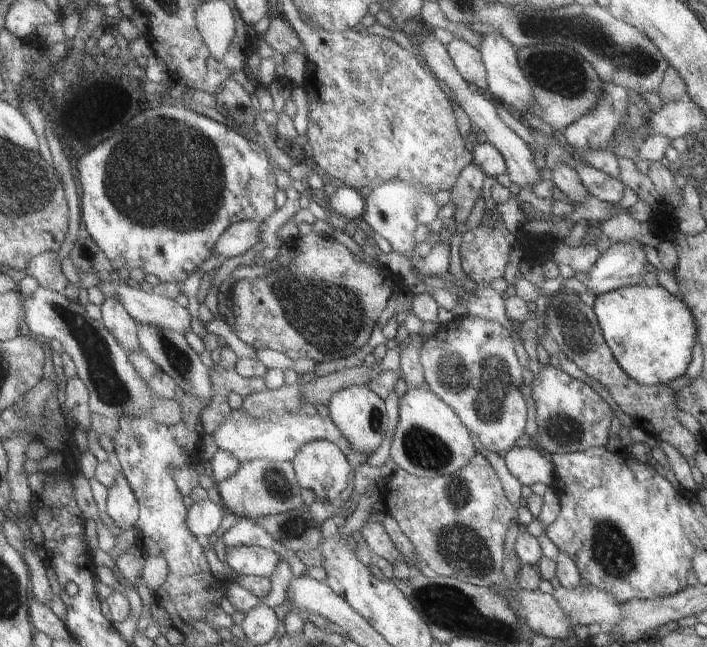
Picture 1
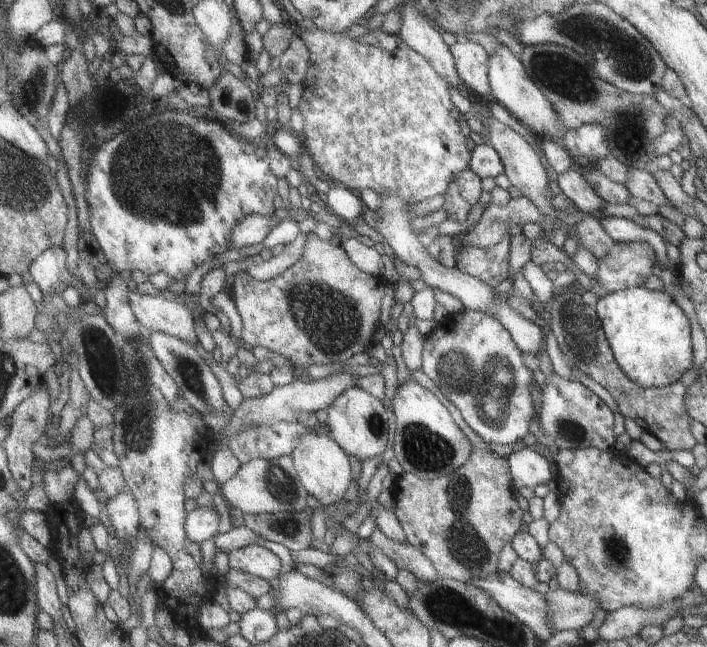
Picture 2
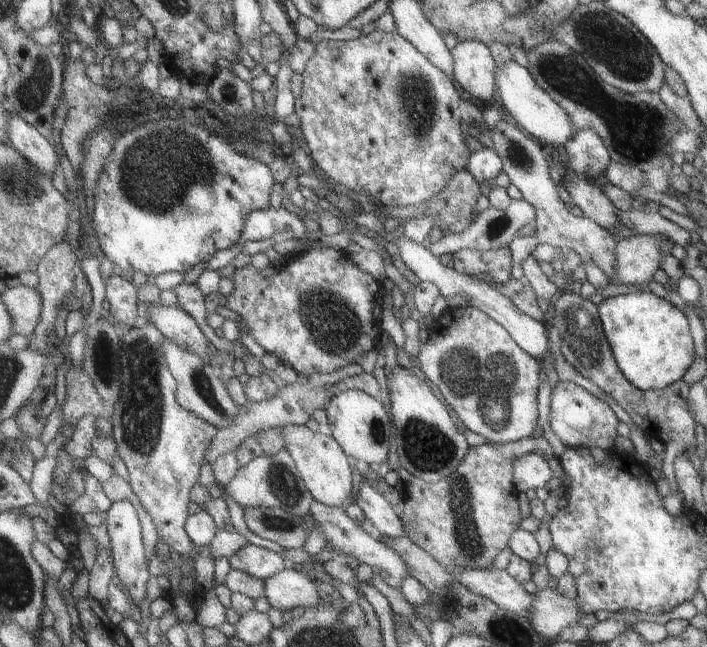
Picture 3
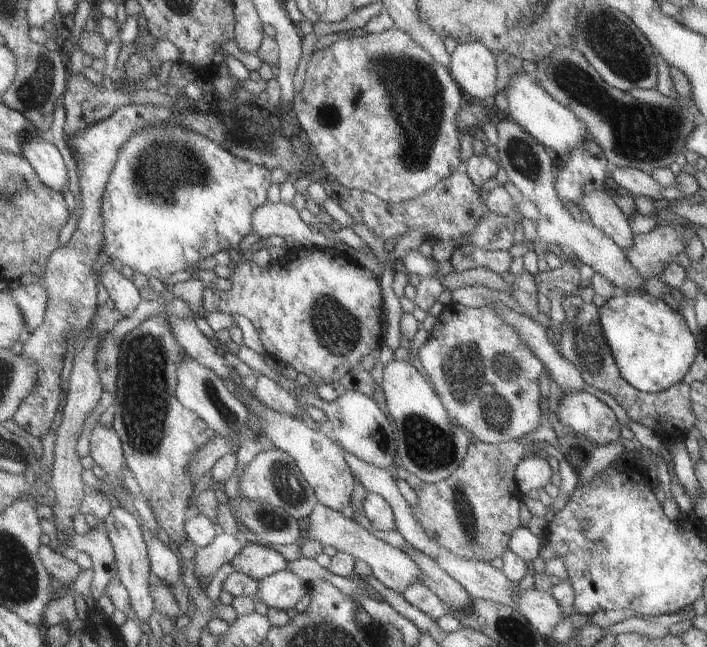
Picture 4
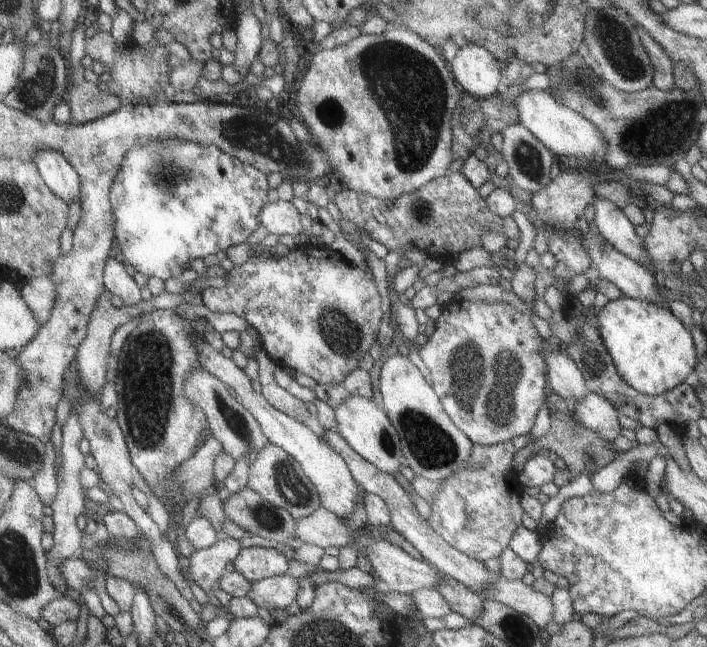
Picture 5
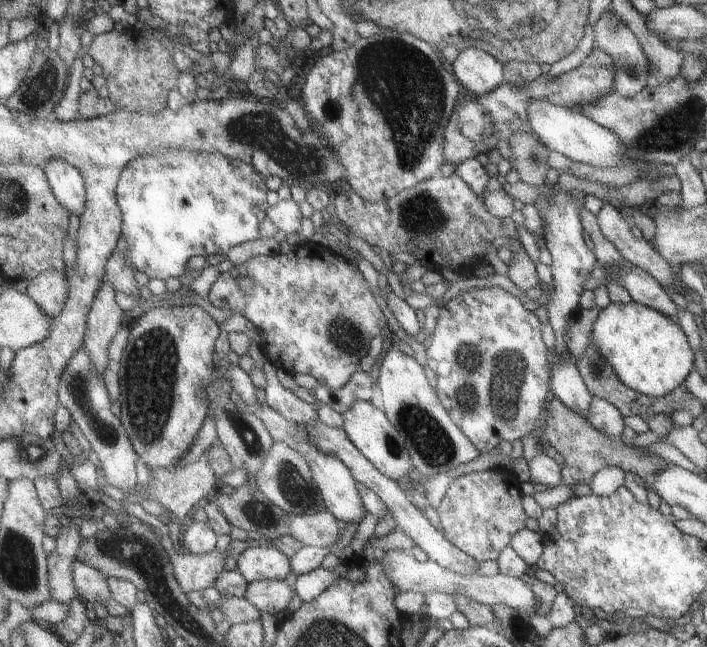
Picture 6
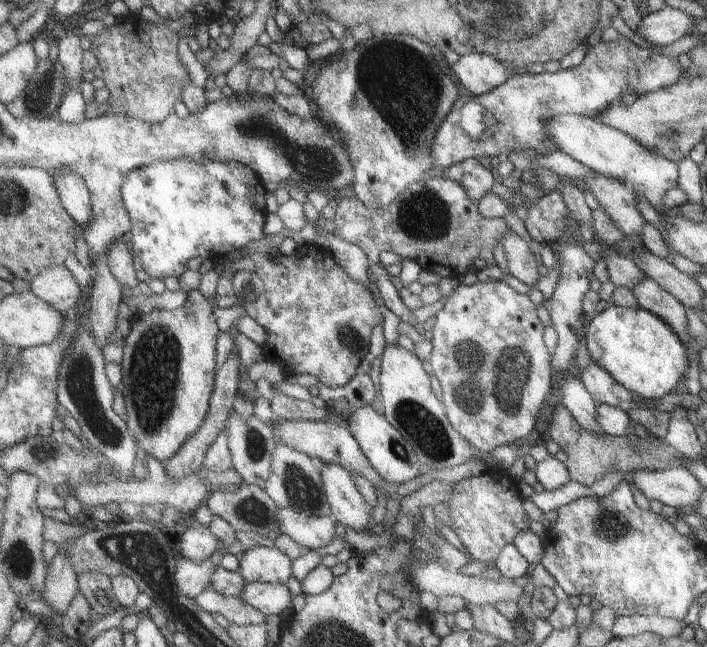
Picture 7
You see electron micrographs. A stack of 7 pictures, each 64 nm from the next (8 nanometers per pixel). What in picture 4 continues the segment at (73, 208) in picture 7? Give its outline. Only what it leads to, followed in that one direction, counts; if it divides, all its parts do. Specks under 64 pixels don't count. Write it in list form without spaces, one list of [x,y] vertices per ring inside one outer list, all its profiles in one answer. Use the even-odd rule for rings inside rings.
[[[27,131],[22,143],[22,156],[36,169],[45,184],[64,192],[69,186],[65,160],[48,138],[35,131]]]

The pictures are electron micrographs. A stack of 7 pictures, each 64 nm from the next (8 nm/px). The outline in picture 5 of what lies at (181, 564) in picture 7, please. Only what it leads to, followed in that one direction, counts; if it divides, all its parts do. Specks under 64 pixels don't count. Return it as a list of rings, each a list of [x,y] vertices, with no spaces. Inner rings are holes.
[[[229,536],[210,548],[195,550],[190,558],[182,558],[186,580],[193,581],[206,594],[210,594],[222,578],[227,564],[234,562],[241,550],[241,540]]]

